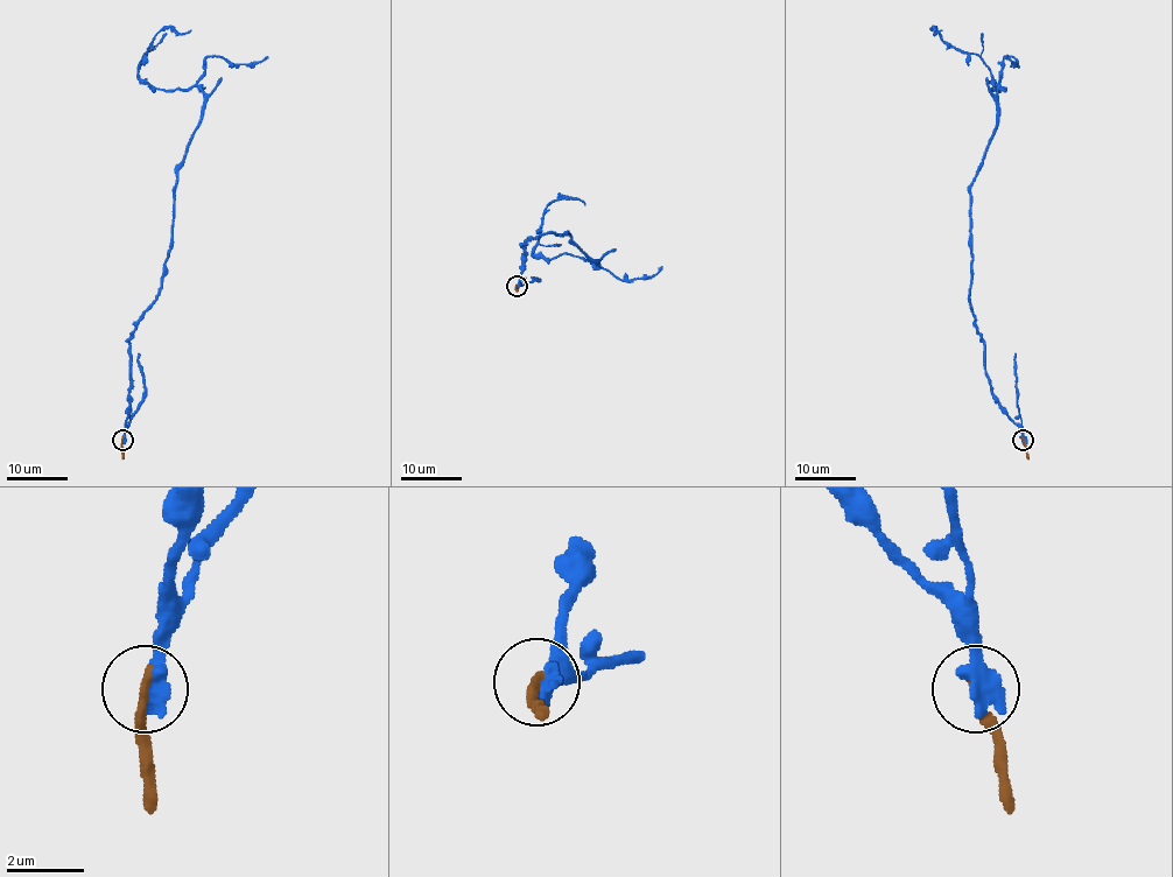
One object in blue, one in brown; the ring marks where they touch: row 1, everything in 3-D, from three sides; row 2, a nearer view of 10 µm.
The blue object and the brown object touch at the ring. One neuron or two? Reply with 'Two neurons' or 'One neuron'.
Two neurons

